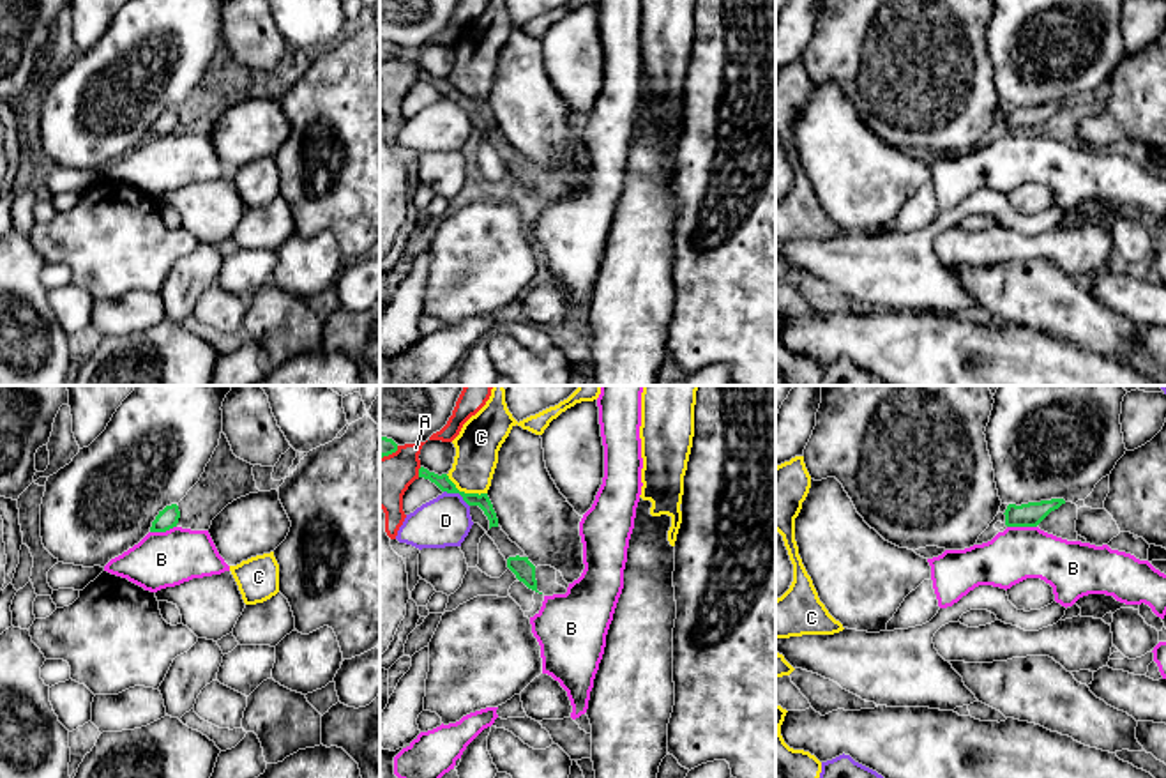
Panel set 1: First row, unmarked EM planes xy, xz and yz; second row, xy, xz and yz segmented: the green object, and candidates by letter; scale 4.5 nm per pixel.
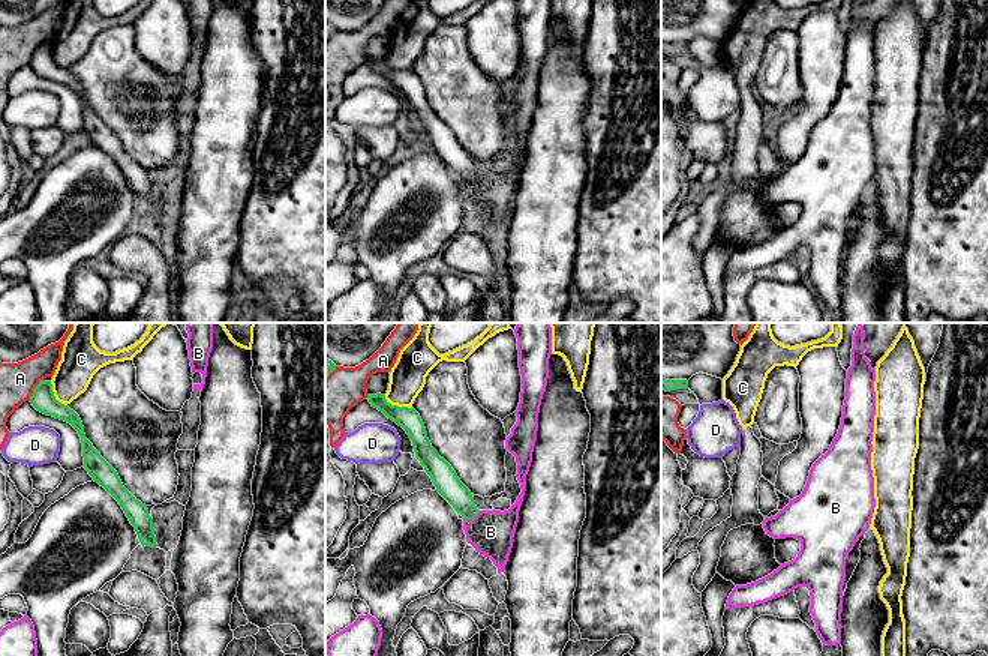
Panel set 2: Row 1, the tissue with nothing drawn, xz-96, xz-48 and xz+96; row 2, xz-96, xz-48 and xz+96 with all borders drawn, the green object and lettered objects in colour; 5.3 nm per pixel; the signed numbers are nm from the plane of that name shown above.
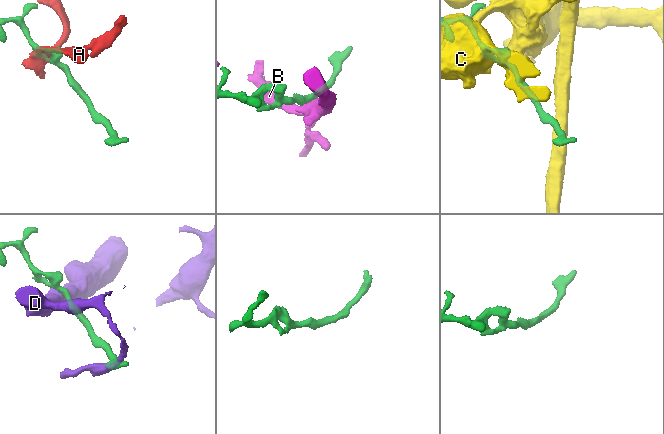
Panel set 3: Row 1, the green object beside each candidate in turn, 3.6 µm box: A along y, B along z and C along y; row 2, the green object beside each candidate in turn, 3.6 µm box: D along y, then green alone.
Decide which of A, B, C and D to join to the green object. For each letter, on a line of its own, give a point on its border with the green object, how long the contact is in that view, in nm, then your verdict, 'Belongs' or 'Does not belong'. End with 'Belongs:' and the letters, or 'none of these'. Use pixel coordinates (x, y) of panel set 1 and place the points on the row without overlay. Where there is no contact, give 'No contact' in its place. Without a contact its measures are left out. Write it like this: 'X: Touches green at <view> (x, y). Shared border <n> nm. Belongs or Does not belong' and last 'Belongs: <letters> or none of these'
A: Touches green at xz (419, 76). Shared border 50 nm. Does not belong
B: Touches green at yz (1022, 129). Shared border 140 nm. Does not belong
C: Touches green at xz (463, 96). Shared border 220 nm. Does not belong
D: Touches green at xz (458, 96). Shared border 140 nm. Does not belong
Belongs: none of these

